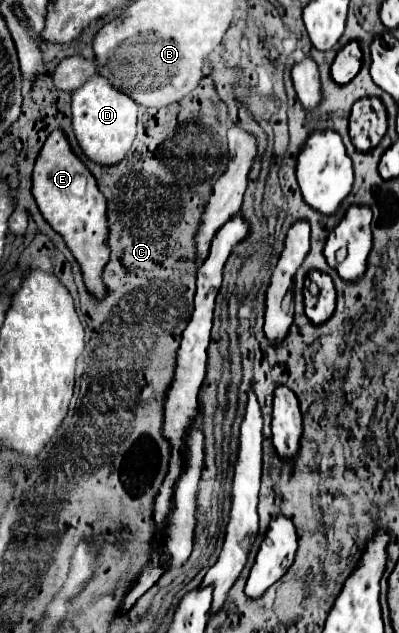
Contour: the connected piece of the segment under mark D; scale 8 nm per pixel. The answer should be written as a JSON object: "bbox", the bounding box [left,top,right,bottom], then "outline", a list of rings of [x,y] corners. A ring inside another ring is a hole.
{"bbox":[72,77,138,167],"outline":[[[92,77],[80,91],[72,93],[72,129],[82,153],[102,165],[112,167],[118,165],[126,155],[136,137],[136,117],[138,117],[136,101],[128,99],[122,91],[114,89],[104,77]]]}

